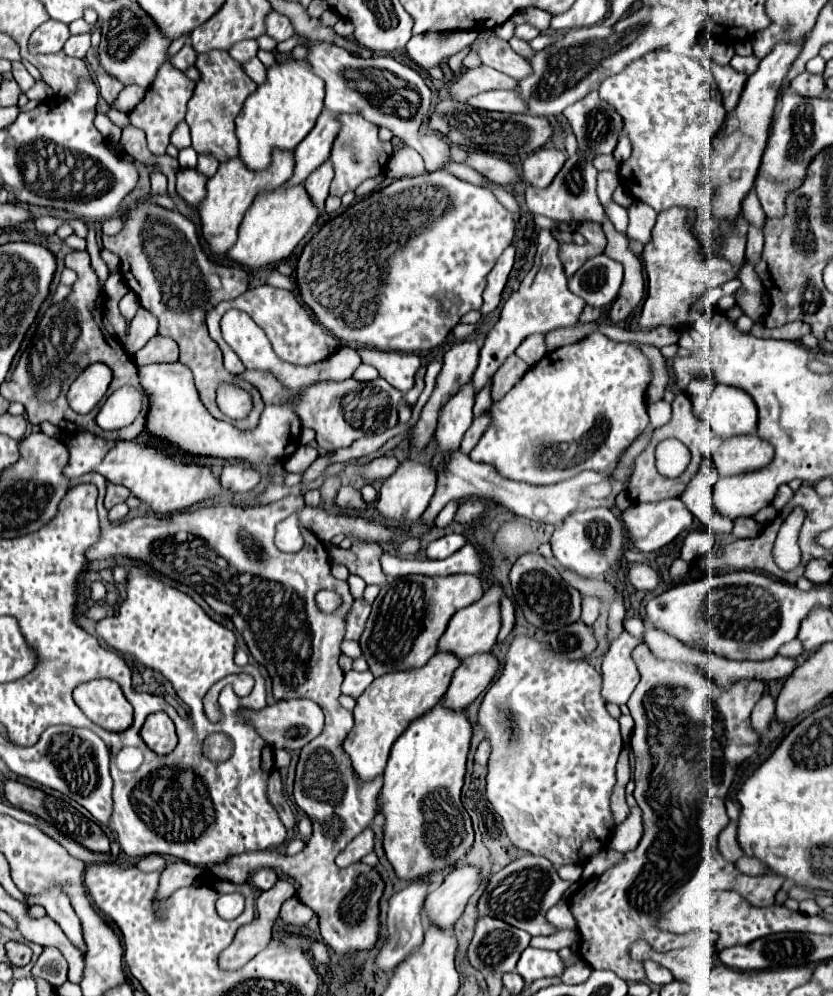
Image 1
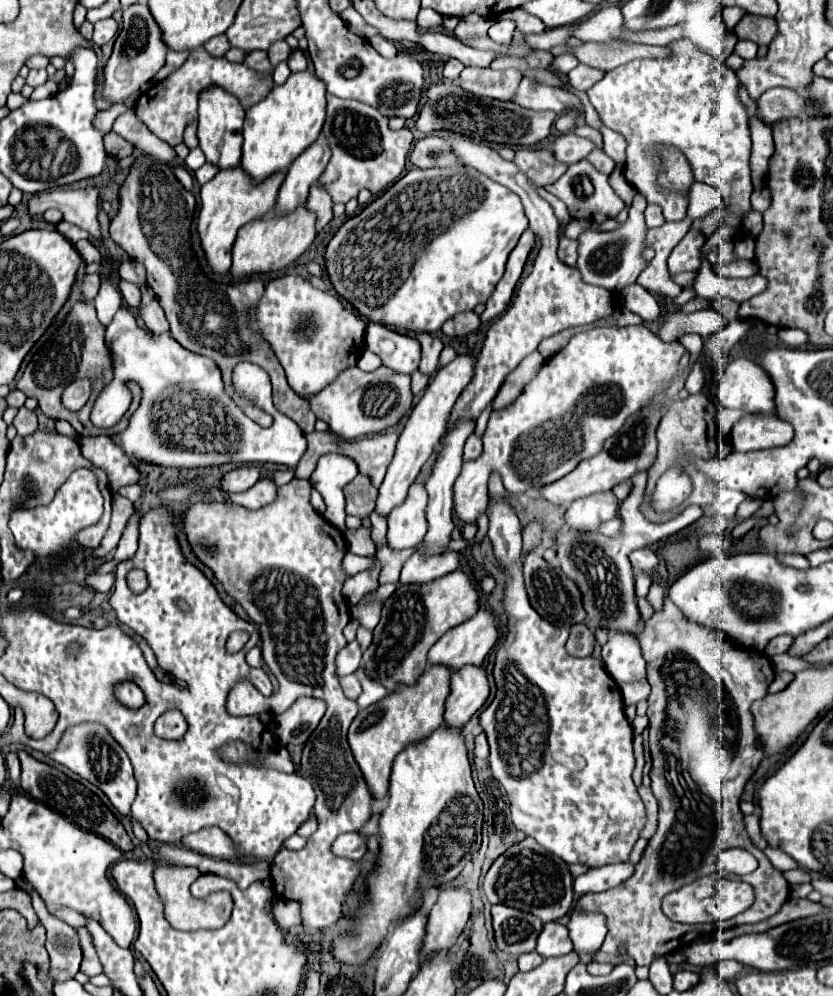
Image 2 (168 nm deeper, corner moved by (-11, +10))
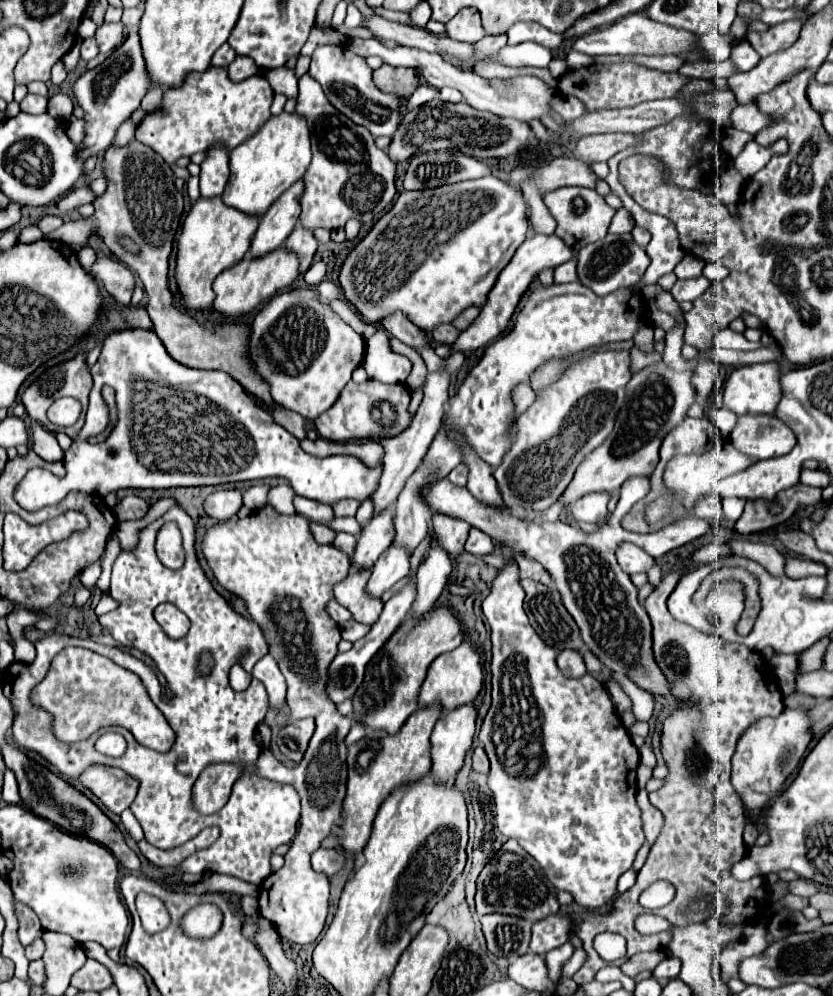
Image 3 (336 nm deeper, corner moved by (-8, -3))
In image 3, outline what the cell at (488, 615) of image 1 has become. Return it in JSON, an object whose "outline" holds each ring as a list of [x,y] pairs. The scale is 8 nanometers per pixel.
{"outline":[[[464,642],[456,650],[442,654],[440,658],[436,658],[436,662],[432,662],[432,668],[428,670],[428,676],[418,694],[418,708],[440,704],[442,710],[454,710],[462,704],[472,704],[482,688],[482,678],[484,674],[480,666],[480,656],[470,642]]]}

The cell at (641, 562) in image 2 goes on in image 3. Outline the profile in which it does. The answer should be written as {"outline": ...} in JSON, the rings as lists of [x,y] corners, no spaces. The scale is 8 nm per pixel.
{"outline":[[[622,542],[616,550],[616,558],[618,558],[618,564],[622,566],[622,570],[626,574],[636,574],[636,572],[646,572],[652,564],[654,564],[654,558],[648,556],[644,550],[640,550],[638,546],[632,546],[632,542]]]}

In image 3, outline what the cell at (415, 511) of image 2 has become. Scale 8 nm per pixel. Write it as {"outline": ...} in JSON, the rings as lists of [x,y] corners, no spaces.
{"outline":[[[388,548],[372,568],[372,576],[368,580],[368,594],[372,598],[382,598],[382,594],[390,590],[398,580],[408,576],[408,572],[408,552],[402,548]]]}

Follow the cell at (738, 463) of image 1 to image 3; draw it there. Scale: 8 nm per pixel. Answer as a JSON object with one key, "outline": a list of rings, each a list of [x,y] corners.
{"outline":[[[744,414],[744,418],[738,418],[730,442],[742,454],[754,460],[766,460],[788,454],[796,444],[796,436],[774,414]]]}

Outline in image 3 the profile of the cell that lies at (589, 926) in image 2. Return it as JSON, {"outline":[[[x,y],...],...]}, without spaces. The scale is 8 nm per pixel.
{"outline":[[[580,948],[580,950],[576,950],[574,954],[572,954],[572,958],[564,964],[564,968],[562,968],[562,978],[570,978],[582,964],[584,964],[584,958],[586,958],[586,952]]]}

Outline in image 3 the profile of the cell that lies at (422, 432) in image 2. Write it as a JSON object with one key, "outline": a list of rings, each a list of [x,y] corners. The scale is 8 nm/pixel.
{"outline":[[[394,506],[386,508],[378,516],[374,516],[364,528],[358,538],[358,544],[354,548],[352,556],[352,566],[368,566],[372,568],[380,554],[392,544],[394,540]]]}

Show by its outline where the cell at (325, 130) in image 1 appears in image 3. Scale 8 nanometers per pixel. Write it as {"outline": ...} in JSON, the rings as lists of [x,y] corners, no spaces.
{"outline":[[[296,182],[296,186],[292,186],[292,190],[288,190],[288,194],[284,194],[284,198],[280,198],[280,202],[276,202],[276,206],[272,206],[272,210],[268,210],[268,214],[260,218],[250,246],[252,258],[262,258],[266,252],[280,248],[286,242],[300,216],[298,198],[302,190],[304,184]]]}

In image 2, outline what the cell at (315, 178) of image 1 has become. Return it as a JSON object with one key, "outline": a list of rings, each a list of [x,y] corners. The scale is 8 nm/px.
{"outline":[[[319,181],[309,191],[307,207],[317,213],[317,231],[321,231],[333,219],[333,201],[327,197],[325,189],[319,189]]]}

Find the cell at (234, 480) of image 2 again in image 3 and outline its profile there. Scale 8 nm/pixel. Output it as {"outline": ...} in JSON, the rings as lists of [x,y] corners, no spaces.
{"outline":[[[220,490],[210,494],[204,500],[204,510],[208,516],[216,518],[218,522],[226,522],[236,516],[242,506],[242,492],[240,490]]]}

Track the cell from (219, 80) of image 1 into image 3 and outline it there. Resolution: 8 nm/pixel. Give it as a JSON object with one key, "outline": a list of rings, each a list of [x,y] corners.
{"outline":[[[210,148],[206,160],[200,164],[200,194],[202,198],[214,198],[224,192],[224,186],[230,178],[228,168],[228,150]]]}

